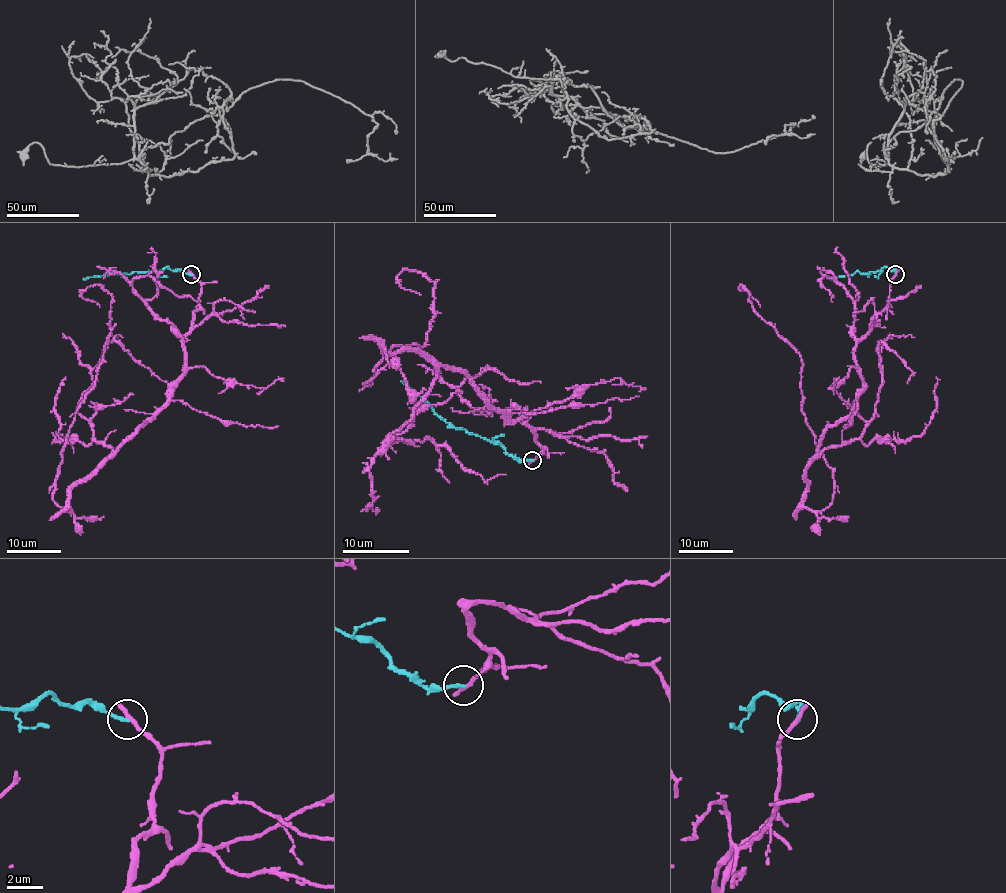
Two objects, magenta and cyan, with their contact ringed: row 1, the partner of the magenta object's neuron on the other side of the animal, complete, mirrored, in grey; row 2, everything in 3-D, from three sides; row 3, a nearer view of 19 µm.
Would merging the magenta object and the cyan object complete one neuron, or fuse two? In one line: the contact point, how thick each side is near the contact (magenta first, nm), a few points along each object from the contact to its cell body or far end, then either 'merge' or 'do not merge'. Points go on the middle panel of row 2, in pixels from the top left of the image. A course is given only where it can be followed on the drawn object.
(532, 460) | 280/180 nm | magenta via (532, 459), (524, 409), (464, 373), (382, 348), (364, 383), (424, 344), (435, 281), (397, 276), (421, 294) | cyan via (532, 459), (512, 458), (492, 441), (452, 428), (401, 381) | do not merge

